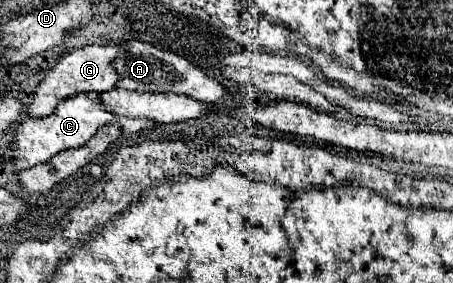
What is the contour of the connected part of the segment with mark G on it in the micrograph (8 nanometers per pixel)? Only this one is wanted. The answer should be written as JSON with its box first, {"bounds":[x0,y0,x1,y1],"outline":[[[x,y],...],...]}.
{"bounds":[27,45,123,119],"outline":[[[85,45],[81,49],[75,49],[67,55],[63,55],[59,59],[59,63],[53,69],[49,69],[45,79],[35,87],[33,103],[27,107],[29,117],[41,119],[41,117],[51,115],[59,101],[63,101],[63,99],[67,99],[69,95],[75,95],[75,93],[89,93],[89,91],[103,93],[103,91],[113,89],[119,75],[111,67],[111,61],[121,53],[123,51],[121,51],[119,45]]]}

